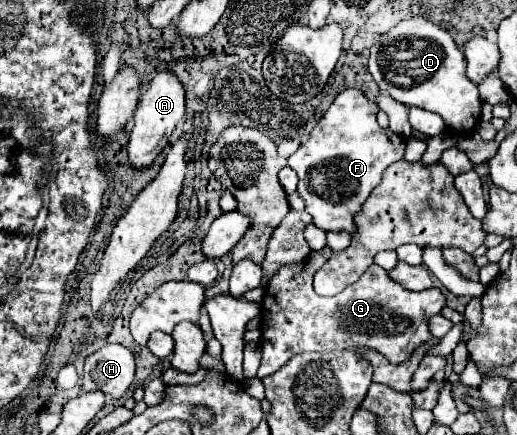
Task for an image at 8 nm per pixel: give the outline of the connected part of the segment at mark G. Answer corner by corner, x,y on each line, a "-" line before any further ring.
329,254
307,256
303,262
283,266
267,284
265,296
263,296
263,308
261,308
263,322
261,322
261,338
259,338
259,346
263,350
263,360
261,360
257,378
265,378
265,376
277,372
295,354
301,354
307,350
315,350
315,352
353,350
355,352
357,348
367,346
367,348
381,352
393,364
401,364
403,360
411,358
411,352
415,352
415,348
421,348
427,340
431,340
427,318
439,314
441,308
445,306
445,296
439,288
407,292
405,288
401,288
399,284
389,280
389,276
383,268
379,268
377,264
371,264
367,268
367,272
355,284
347,286
341,294
337,294
333,298
319,298
315,294
311,282
313,282
313,274
325,264
325,258
329,258

